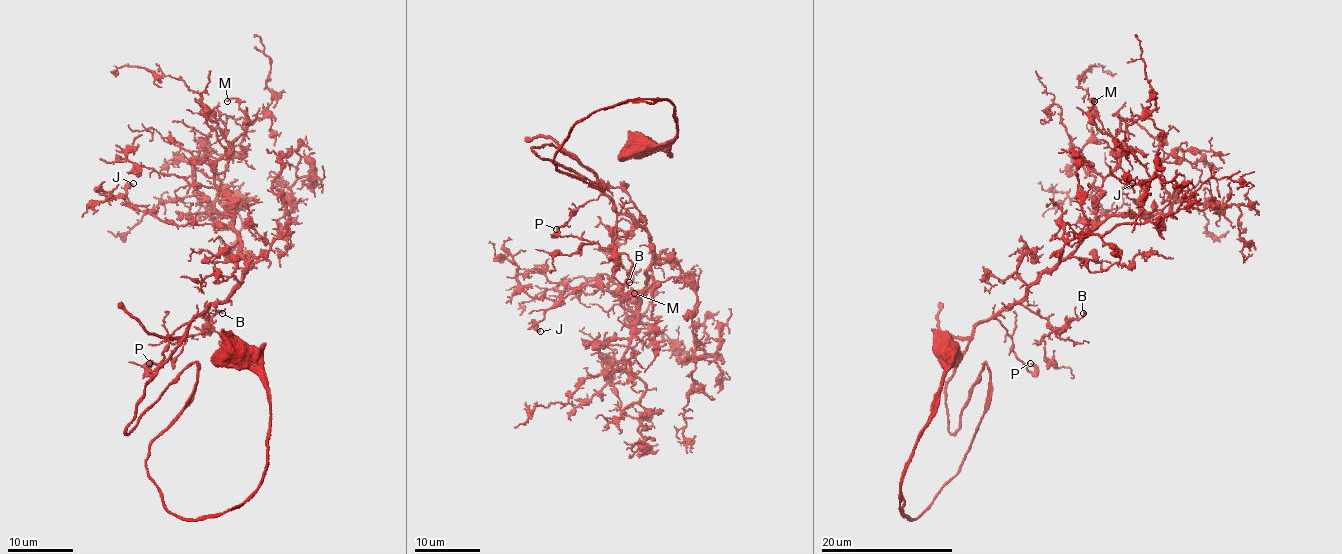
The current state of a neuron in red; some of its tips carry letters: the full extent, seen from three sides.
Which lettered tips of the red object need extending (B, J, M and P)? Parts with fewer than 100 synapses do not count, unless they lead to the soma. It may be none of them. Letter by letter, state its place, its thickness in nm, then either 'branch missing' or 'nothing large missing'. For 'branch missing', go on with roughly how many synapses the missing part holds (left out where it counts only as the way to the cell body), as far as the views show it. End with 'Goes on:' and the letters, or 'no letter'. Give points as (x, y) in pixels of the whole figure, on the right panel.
B: (1083, 313) | 180 nm | nothing large missing
J: (1132, 183) | 400 nm | nothing large missing
M: (1094, 101) | 160 nm | nothing large missing
P: (1030, 363) | 180 nm | nothing large missing
Goes on: no letter

